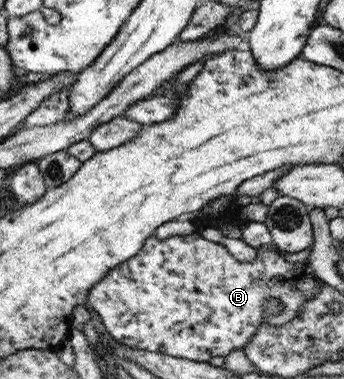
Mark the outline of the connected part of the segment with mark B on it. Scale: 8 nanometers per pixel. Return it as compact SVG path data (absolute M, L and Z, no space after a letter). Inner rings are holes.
M196 231L189 235L176 235L164 240L160 240L155 236L150 237L145 241L144 248L140 250L136 257L129 258L128 261L122 262L121 265L109 270L100 282L97 282L97 284L90 289L88 304L90 304L90 306L92 306L98 313L100 320L102 320L106 330L108 330L112 338L119 343L145 351L188 359L194 362L208 362L210 358L214 358L214 356L226 357L233 350L243 350L245 346L253 340L253 336L258 332L260 325L263 324L263 308L266 300L270 298L278 298L278 300L281 300L284 304L284 309L282 309L281 313L269 315L267 324L270 324L271 326L284 326L287 322L292 321L293 318L296 318L299 315L302 311L303 304L307 302L307 300L314 298L321 291L323 285L324 282L317 277L315 270L310 266L307 257L288 257L287 254L282 254L282 252L279 252L274 247L266 246L258 248L257 257L254 262L236 262L236 258L224 248L224 245L216 244L216 242L204 239L201 233Z

